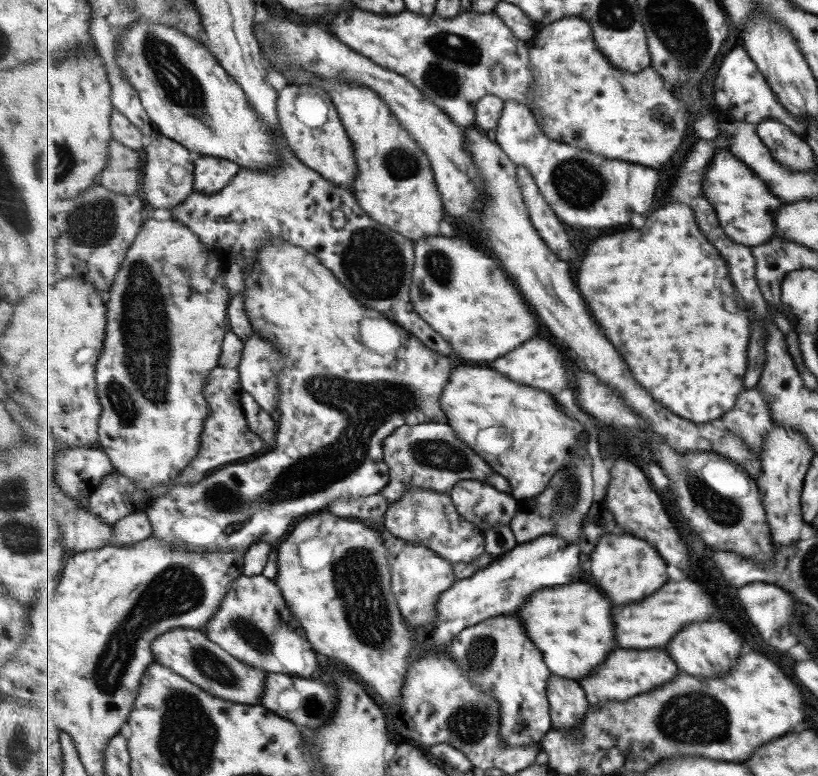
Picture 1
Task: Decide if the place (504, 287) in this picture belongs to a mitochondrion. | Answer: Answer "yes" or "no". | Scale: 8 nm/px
no

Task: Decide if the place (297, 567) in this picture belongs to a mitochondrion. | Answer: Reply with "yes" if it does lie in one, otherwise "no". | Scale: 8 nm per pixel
no

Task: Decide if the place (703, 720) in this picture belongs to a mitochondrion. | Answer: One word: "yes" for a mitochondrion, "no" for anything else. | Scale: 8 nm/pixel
yes

